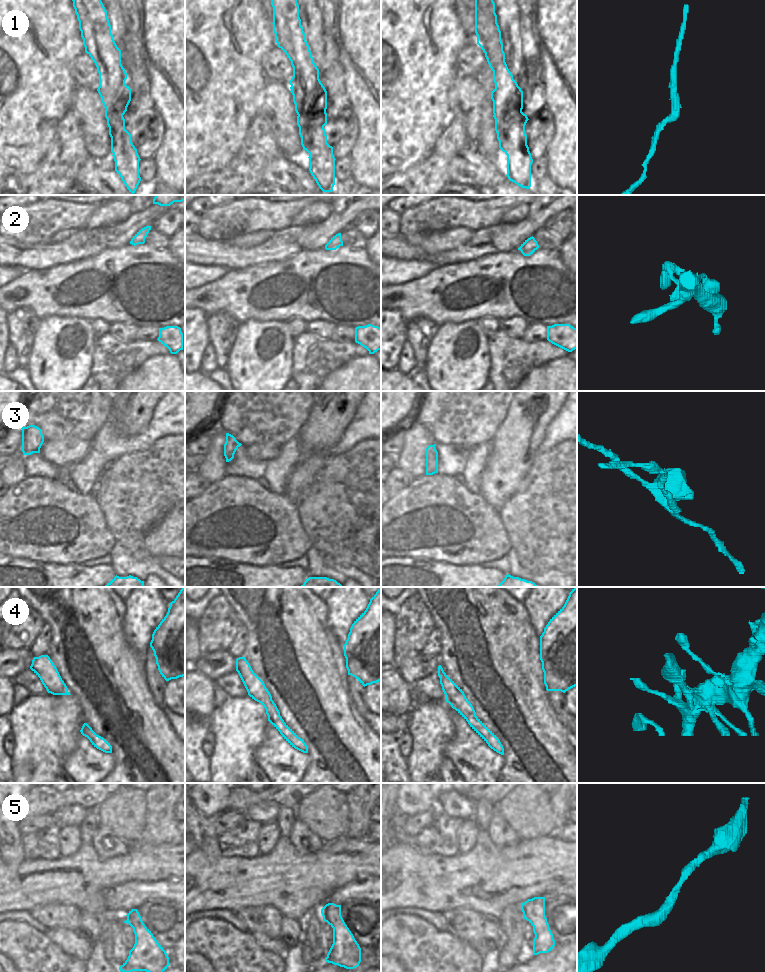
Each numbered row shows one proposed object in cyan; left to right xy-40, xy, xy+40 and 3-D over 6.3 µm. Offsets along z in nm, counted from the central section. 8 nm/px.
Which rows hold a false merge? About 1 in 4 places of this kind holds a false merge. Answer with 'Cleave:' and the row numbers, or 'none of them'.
Cleave: none of them

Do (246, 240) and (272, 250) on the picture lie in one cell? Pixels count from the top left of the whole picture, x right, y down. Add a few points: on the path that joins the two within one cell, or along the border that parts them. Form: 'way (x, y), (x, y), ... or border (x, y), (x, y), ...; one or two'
border (273, 232), (257, 245), (235, 246); two

